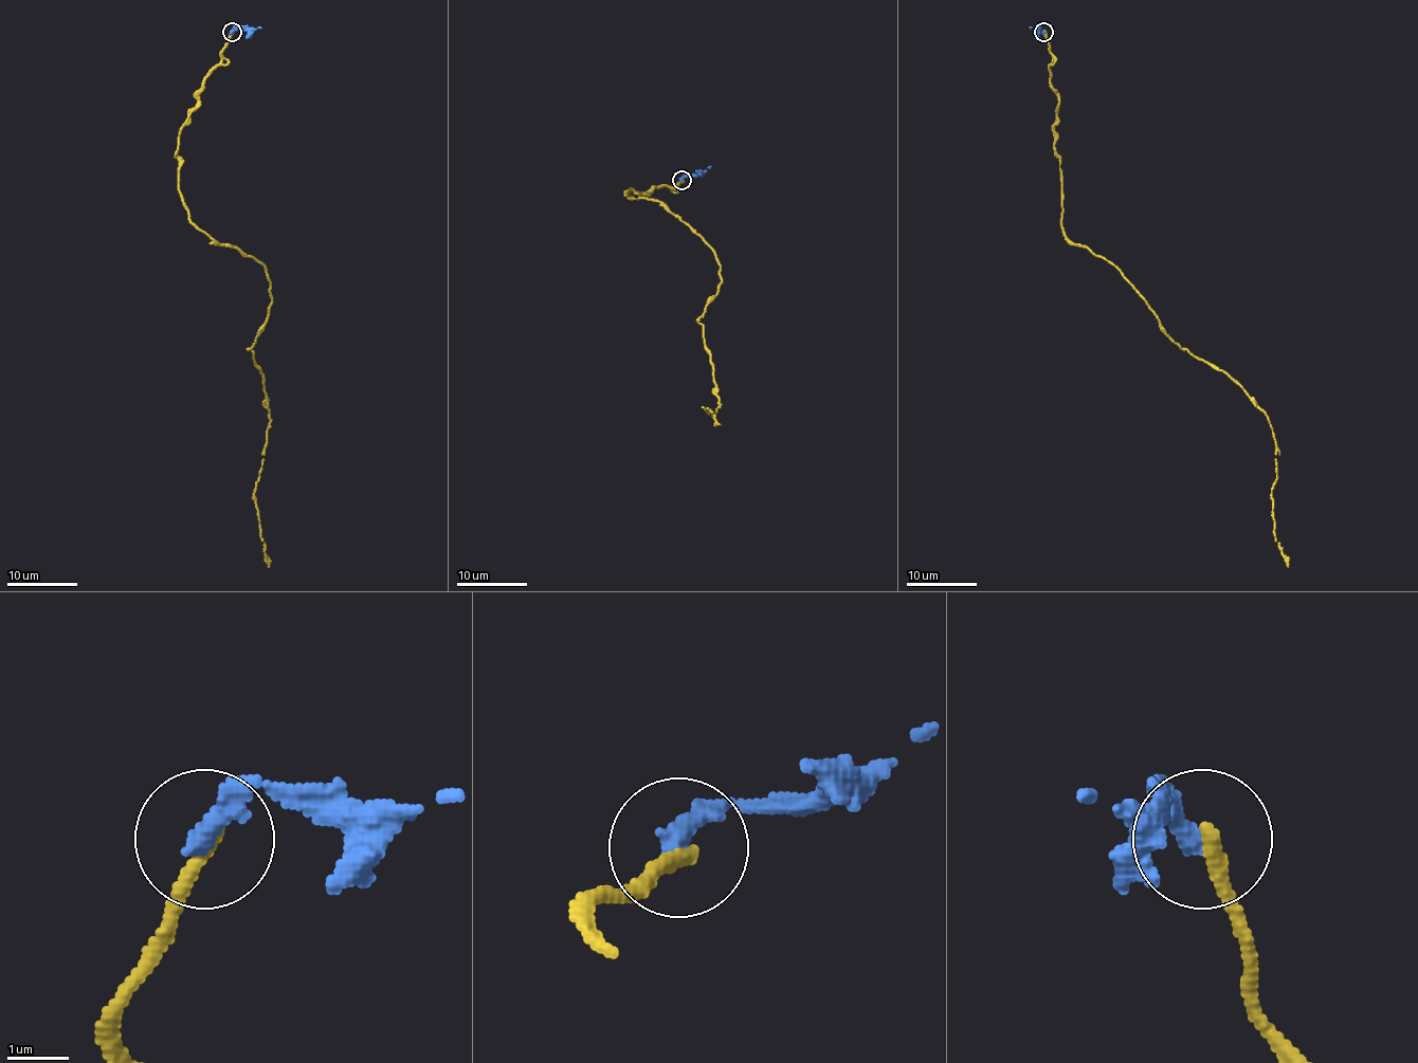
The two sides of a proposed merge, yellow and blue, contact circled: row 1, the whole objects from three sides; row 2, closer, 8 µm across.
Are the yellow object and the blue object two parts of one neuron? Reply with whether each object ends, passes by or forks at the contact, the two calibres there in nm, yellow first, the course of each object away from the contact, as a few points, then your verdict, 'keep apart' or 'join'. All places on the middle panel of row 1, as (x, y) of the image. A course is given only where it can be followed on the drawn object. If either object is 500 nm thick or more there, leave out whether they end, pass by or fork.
yellow ends | blue ends | 280/400 nm | yellow via (682, 181), (628, 198), (667, 207), (714, 251), (722, 282), (698, 318), (719, 401), (704, 408), (719, 424) | blue via (682, 181), (711, 166) | keep apart

